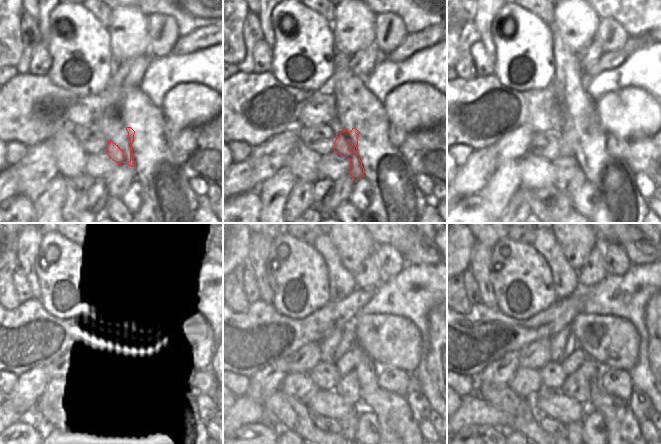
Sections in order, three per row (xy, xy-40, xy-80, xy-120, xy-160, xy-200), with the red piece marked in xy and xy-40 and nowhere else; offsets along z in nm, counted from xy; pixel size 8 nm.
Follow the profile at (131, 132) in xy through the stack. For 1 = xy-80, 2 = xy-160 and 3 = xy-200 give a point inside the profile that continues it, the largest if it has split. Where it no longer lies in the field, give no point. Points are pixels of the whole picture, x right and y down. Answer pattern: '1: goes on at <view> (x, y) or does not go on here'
1: goes on at xy-80 (571, 139)
2: goes on at xy-160 (349, 424)
3: goes on at xy-200 (576, 426)

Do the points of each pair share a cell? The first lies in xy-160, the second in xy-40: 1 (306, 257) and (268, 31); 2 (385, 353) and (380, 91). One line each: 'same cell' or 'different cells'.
1: different cells
2: different cells

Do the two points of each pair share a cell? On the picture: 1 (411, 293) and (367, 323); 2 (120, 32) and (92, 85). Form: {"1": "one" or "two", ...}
{"1": "two", "2": "two"}

